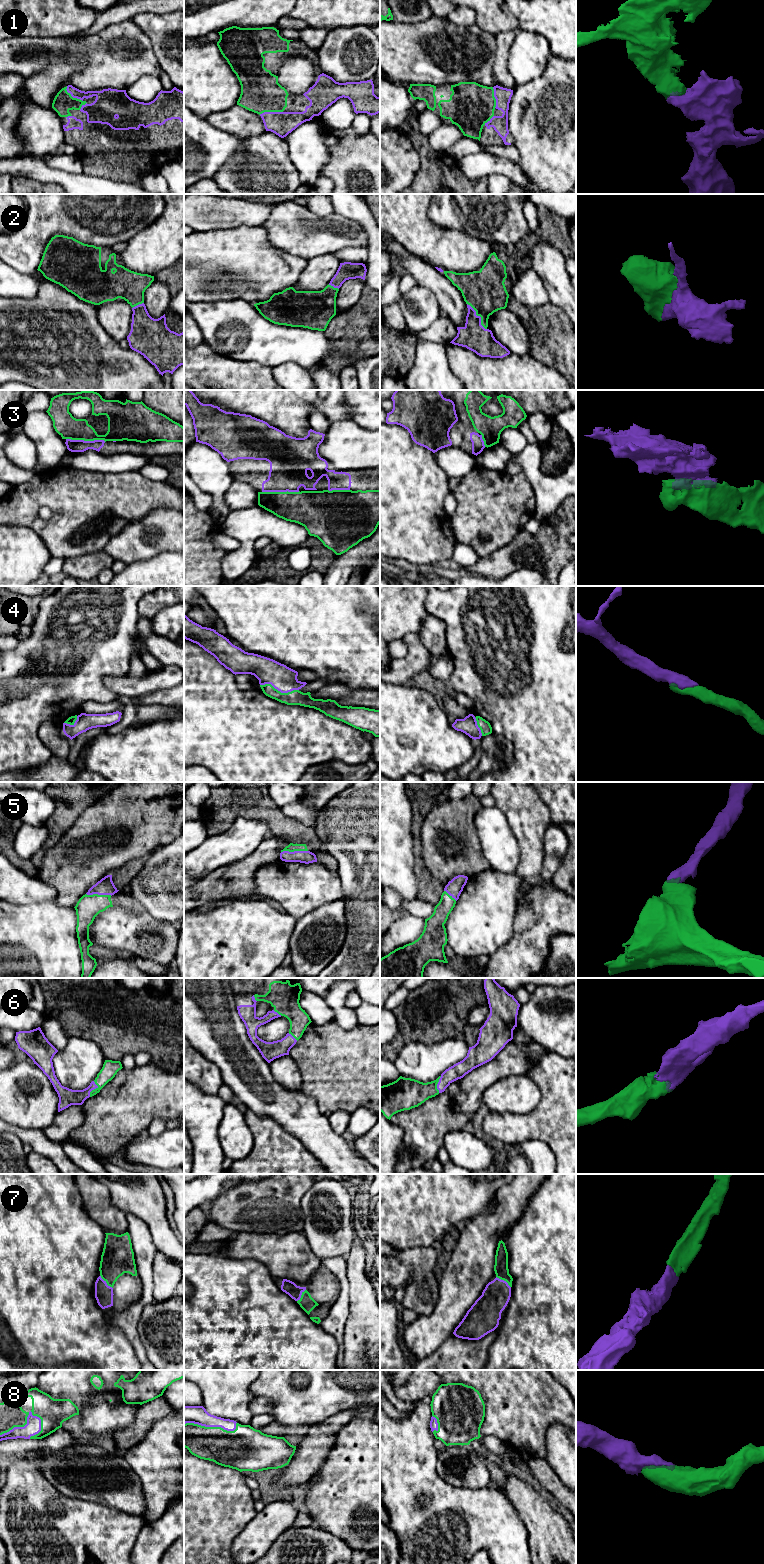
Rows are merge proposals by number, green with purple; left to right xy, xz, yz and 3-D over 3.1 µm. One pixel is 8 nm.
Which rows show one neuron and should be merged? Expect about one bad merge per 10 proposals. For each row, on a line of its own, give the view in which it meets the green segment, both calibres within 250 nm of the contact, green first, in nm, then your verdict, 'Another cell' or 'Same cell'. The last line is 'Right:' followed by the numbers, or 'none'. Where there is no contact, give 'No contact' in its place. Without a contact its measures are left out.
1: Touches green in xz. Thickness 320 nm (green) against 190 nm. Same cell
2: Touches green in yz. Thickness 320 nm (green) against 220 nm. Same cell
3: Touches green in xy. Thickness 180 nm (green) against 100 nm. Same cell
4: Touches green in xz. Thickness 120 nm (green) against 200 nm. Same cell
5: Touches green in xz. Thickness 70 nm (green) against 100 nm. Same cell
6: Touches green in xy. Thickness 130 nm (green) against 140 nm. Same cell
7: Touches green in xy. Thickness 260 nm (green) against 140 nm. Same cell
8: Touches green in xy. Thickness 220 nm (green) against 120 nm. Same cell
Right: 1, 2, 3, 4, 5, 6, 7, 8

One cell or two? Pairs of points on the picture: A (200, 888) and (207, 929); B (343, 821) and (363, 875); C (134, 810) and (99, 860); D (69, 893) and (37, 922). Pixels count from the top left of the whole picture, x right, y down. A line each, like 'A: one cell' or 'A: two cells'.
A: two cells
B: one cell
C: one cell
D: two cells

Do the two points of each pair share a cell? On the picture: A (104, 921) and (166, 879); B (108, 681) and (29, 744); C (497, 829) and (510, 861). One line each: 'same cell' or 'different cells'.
A: different cells
B: different cells
C: same cell

